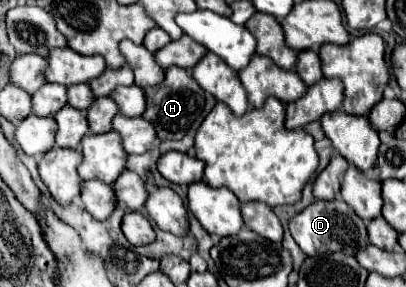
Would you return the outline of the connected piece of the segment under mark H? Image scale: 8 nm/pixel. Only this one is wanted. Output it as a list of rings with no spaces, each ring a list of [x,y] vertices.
[[[168,67],[166,77],[164,77],[164,81],[160,85],[142,87],[142,89],[144,89],[144,95],[146,95],[146,111],[144,111],[142,117],[148,123],[152,123],[158,139],[162,139],[162,141],[166,141],[166,139],[182,139],[186,135],[186,131],[190,129],[190,125],[202,115],[204,91],[192,79],[188,69]]]

